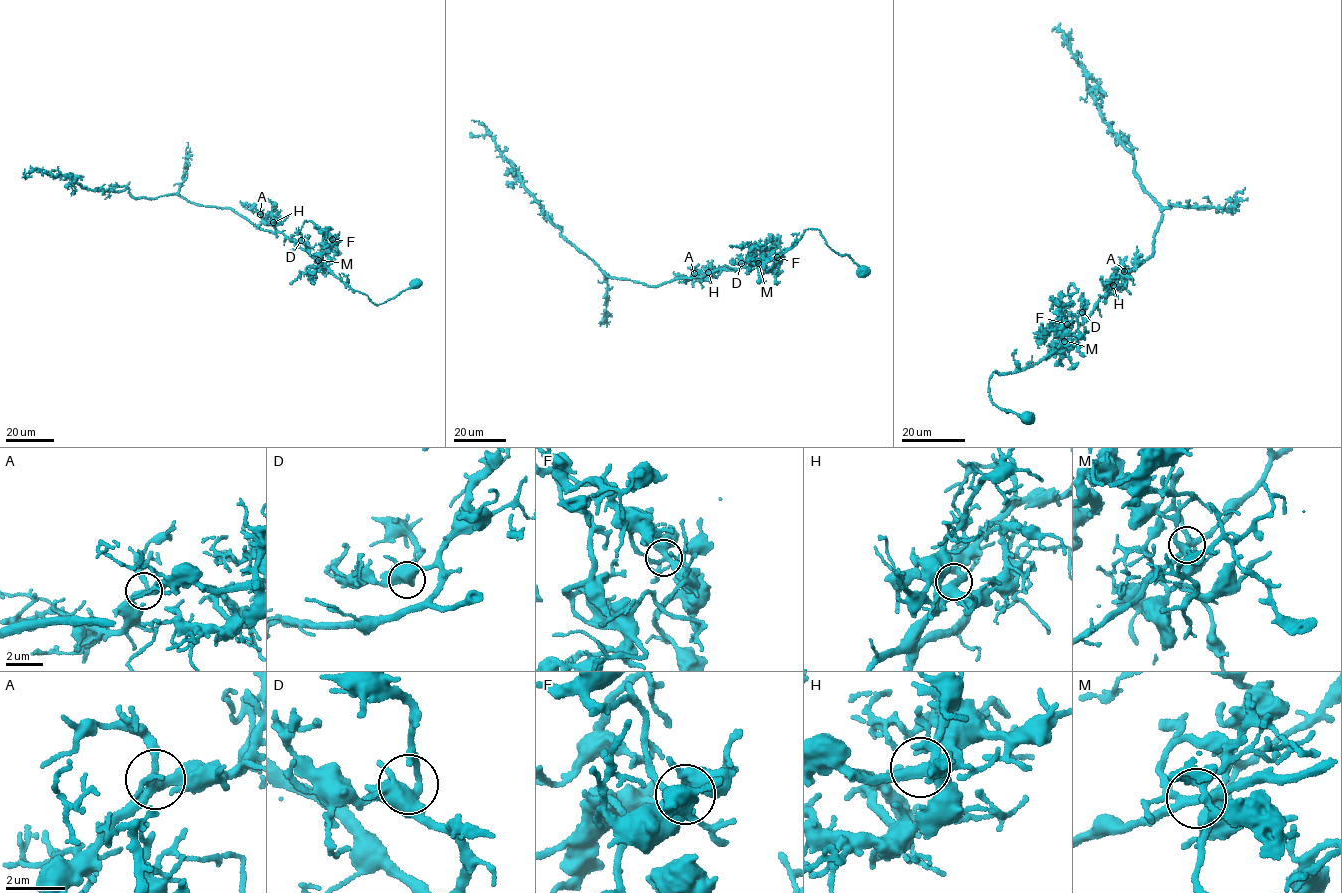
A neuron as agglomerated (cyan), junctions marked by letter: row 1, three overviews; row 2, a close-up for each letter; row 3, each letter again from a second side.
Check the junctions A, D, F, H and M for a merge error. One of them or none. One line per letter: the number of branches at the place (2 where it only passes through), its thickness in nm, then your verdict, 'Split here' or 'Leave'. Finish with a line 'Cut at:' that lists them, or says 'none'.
A: Branches: 5. Thickness 280 nm. Leave
D: Branches: 5. Thickness 480 nm. Leave
F: Branches: 5. Thickness 440 nm. Leave
H: Branches: 5. Thickness 360 nm. Leave
M: Branches: 5. Thickness 360 nm. Split here
Cut at: M

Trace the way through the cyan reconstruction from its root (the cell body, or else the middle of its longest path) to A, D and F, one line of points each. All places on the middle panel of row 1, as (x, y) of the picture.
A: (863, 273), (849, 256), (832, 249), (820, 231), (810, 229), (793, 246), (769, 261), (694, 273)
D: (863, 273), (849, 256), (832, 249), (820, 231), (810, 229), (769, 261), (741, 263)
F: (863, 273), (849, 256), (832, 249), (817, 229), (806, 229), (781, 254), (760, 259), (773, 246), (777, 257)

